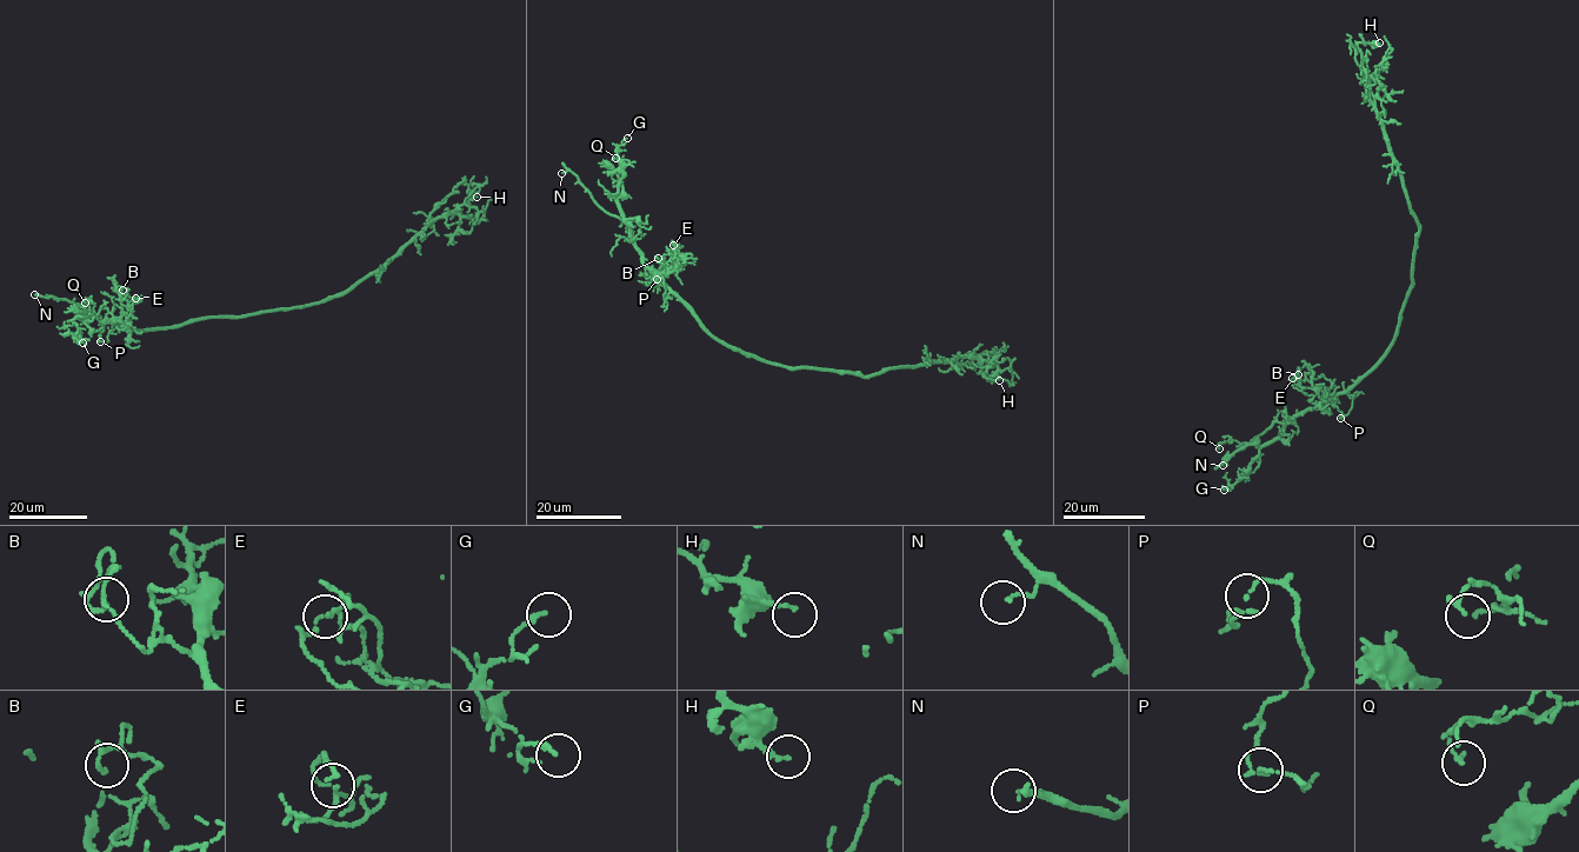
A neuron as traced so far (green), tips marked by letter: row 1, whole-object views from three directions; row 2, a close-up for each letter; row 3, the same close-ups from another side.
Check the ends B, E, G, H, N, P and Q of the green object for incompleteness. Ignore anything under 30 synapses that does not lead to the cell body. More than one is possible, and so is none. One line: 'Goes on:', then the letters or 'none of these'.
Goes on: none of these

